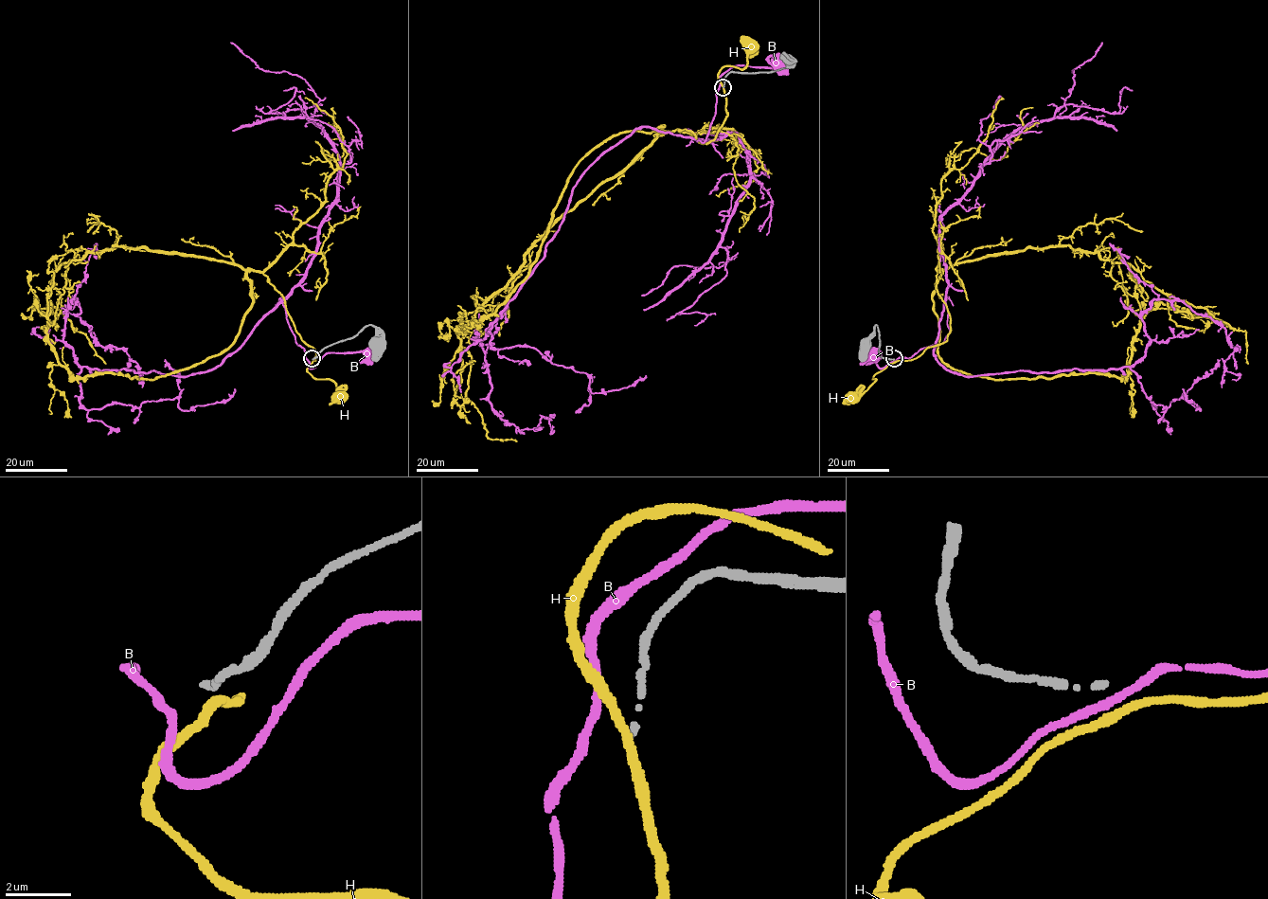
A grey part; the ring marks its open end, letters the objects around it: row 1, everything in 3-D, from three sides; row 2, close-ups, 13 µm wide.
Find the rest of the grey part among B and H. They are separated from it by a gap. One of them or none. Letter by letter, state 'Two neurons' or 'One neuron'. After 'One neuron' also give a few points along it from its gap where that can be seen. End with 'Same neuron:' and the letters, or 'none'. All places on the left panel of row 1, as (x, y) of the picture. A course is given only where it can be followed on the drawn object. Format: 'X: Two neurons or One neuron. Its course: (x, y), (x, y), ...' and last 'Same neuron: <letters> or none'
B: Two neurons
H: Two neurons
Same neuron: none

